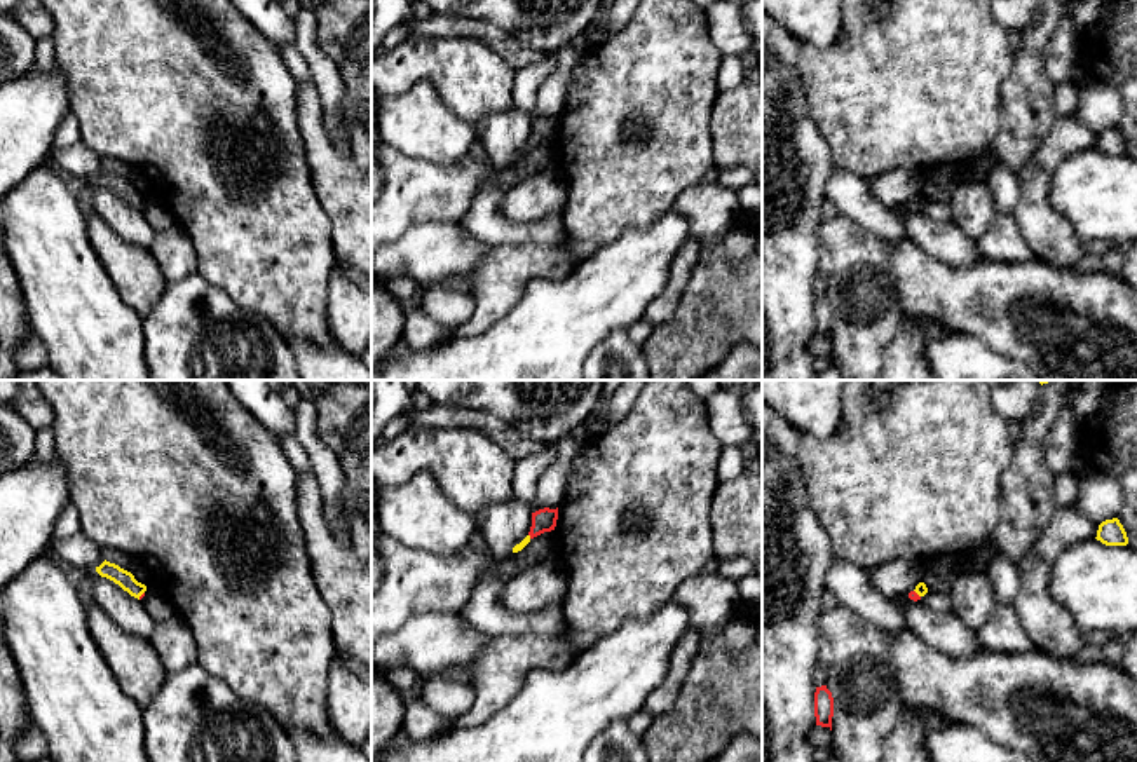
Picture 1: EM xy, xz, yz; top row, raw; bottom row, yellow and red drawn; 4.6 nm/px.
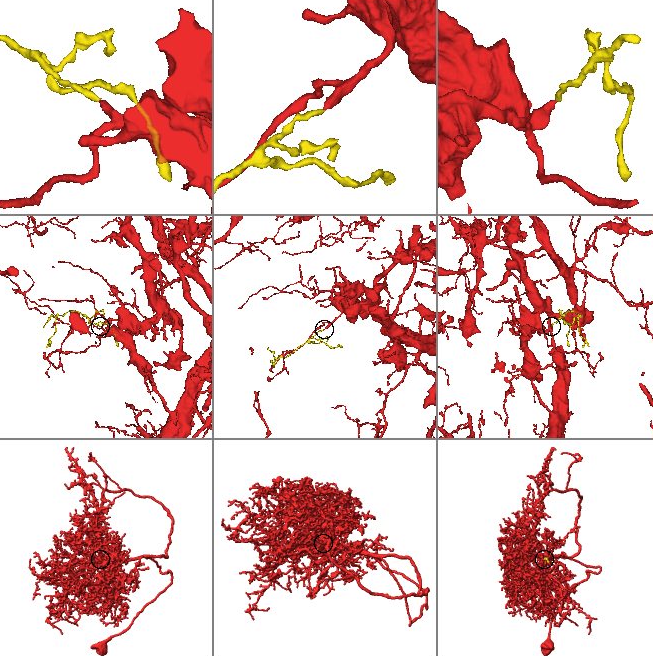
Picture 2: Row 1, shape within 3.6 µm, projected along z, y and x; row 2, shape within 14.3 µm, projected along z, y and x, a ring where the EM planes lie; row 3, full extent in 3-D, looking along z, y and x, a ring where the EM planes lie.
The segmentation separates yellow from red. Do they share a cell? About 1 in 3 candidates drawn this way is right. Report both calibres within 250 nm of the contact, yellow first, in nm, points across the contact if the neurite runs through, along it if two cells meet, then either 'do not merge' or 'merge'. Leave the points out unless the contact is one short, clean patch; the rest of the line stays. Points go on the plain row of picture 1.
80 nm thick on the yellow side, 20 nm on the other; runs through xy (110, 180), (142, 203), (143, 203); merge

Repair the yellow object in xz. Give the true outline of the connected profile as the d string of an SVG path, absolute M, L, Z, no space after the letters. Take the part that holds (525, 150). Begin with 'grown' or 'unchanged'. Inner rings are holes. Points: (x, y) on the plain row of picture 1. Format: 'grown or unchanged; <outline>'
grown; M544 117L544 119L532 122L530 141L520 153L513 157L513 162L521 160L534 146L544 141L555 139L556 129L558 129L558 117L556 119Z

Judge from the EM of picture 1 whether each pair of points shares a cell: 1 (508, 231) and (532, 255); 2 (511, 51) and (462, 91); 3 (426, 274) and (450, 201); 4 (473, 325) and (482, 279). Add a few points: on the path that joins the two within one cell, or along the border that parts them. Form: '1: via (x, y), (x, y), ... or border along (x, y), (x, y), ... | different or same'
1: border along (560, 243), (494, 244), (490, 248) | different
2: border along (464, 39), (482, 40), (515, 68) | different
3: border along (457, 222), (422, 222), (412, 225), (403, 234) | different
4: via (482, 314), (482, 290) | same

